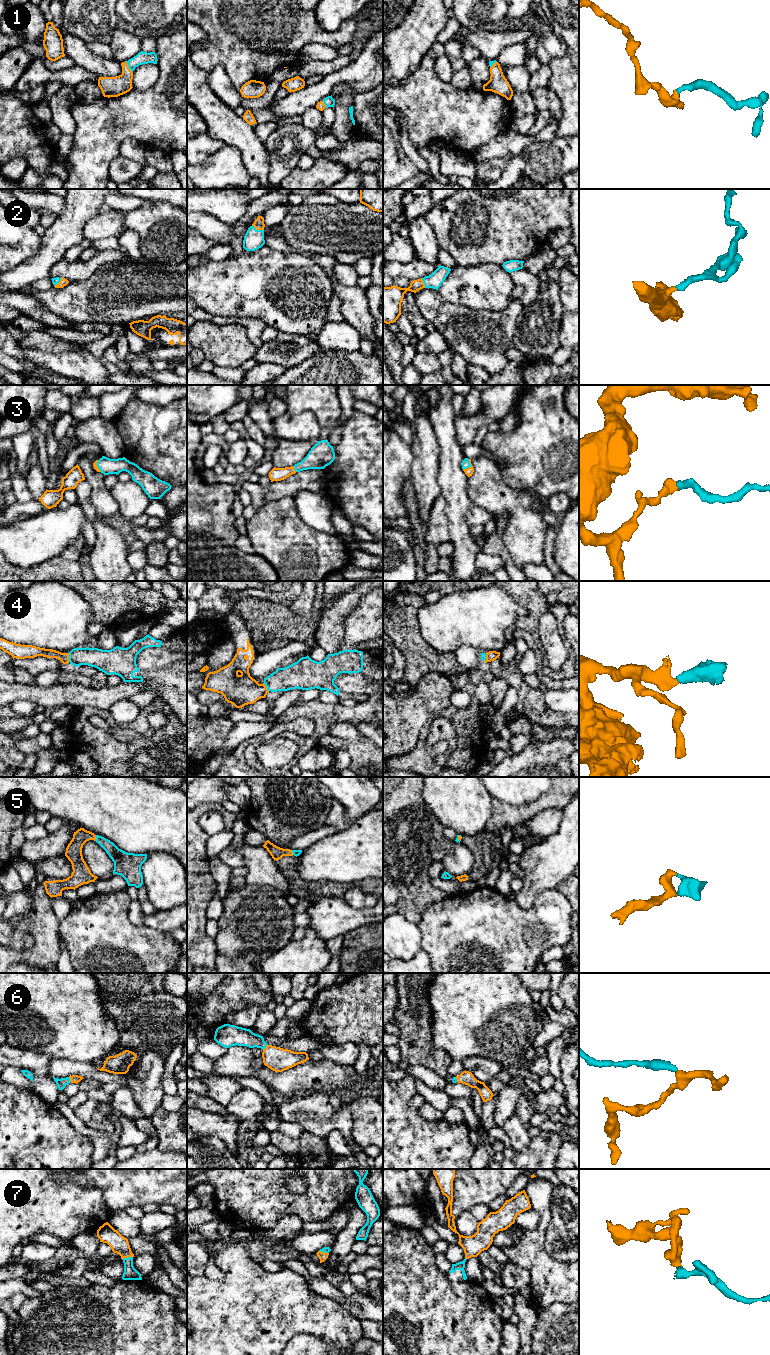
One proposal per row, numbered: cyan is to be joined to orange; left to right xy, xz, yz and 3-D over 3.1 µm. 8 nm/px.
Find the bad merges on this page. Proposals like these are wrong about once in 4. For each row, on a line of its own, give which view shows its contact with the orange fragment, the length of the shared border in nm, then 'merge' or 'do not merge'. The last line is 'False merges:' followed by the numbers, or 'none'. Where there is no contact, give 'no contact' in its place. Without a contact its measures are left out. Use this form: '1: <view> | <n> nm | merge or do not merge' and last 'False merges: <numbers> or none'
1: xy | 110 nm | merge
2: xz | 100 nm | merge
3: yz | 100 nm | merge
4: xy | 70 nm | merge
5: xy | 50 nm | merge
6: xz | 60 nm | merge
7: xy | 90 nm | merge
False merges: none

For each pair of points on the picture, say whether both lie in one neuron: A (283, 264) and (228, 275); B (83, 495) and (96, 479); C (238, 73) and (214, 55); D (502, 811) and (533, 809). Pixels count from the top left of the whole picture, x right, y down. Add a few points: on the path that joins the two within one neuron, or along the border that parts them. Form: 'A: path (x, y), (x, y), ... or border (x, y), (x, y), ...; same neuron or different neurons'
A: path (269, 275), (242, 275); same neuron
B: border (85, 479), (91, 487), (90, 501), (95, 509); different neurons
C: path (232, 67), (220, 55); same neuron
D: path (510, 811), (525, 811); same neuron

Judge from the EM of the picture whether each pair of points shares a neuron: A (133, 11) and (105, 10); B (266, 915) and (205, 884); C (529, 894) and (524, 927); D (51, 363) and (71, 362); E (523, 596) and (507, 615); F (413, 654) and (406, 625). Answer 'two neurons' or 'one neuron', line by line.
A: two neurons
B: two neurons
C: two neurons
D: one neuron
E: two neurons
F: one neuron

